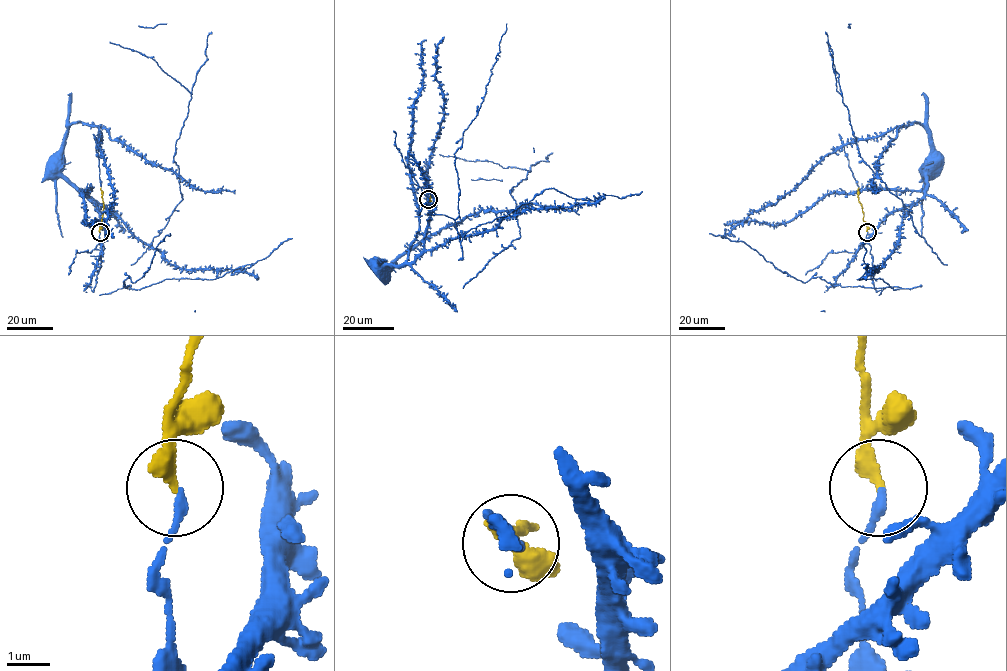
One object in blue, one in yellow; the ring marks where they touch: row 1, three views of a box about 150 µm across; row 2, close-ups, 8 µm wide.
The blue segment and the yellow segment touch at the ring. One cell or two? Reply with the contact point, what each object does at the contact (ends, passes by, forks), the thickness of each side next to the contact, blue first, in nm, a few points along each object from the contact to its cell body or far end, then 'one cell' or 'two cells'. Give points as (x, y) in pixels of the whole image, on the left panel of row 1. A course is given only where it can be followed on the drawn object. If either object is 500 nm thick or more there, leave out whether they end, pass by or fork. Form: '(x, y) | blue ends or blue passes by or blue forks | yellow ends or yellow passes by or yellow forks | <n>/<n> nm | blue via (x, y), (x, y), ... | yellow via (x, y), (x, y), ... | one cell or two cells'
(100, 232) | blue ends | yellow ends | 180/320 nm | blue via (100, 232), (90, 255), (105, 237), (97, 204), (170, 264), (235, 273), (124, 287), (142, 277), (170, 233) | yellow via (100, 232), (104, 207), (101, 188) | one cell

